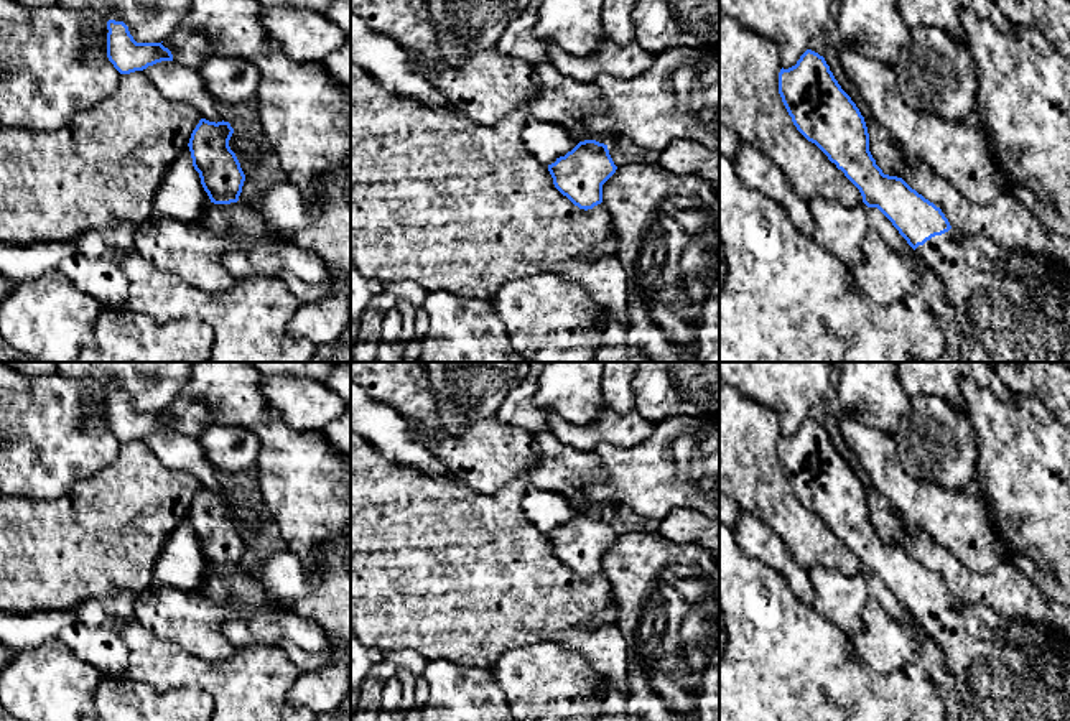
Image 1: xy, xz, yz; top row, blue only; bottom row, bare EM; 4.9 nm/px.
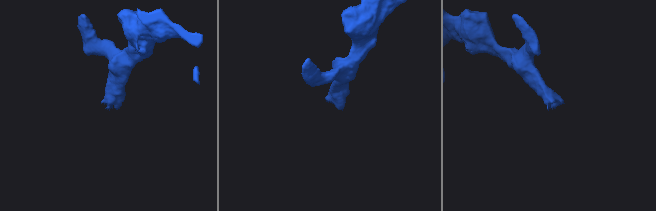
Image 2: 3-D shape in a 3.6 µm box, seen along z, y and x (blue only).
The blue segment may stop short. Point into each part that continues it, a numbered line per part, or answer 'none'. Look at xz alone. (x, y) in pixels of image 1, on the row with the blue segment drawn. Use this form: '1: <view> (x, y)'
none

